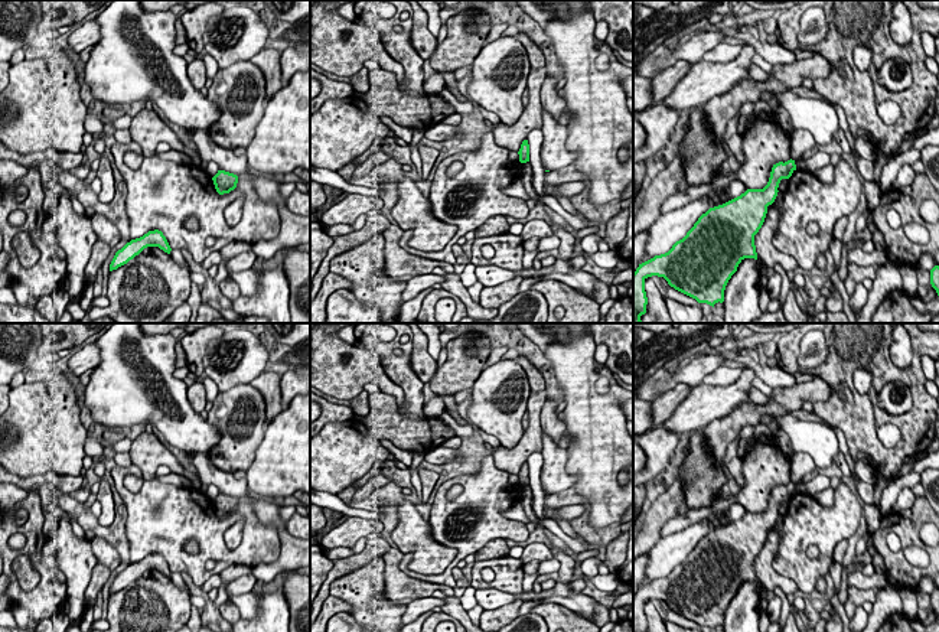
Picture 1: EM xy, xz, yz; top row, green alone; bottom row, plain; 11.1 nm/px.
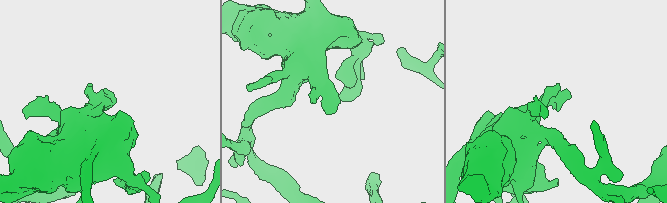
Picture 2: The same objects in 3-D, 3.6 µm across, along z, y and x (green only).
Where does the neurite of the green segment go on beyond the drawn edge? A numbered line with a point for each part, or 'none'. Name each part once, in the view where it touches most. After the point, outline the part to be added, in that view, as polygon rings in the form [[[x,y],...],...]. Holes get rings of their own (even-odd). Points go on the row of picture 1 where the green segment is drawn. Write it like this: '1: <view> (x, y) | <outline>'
none

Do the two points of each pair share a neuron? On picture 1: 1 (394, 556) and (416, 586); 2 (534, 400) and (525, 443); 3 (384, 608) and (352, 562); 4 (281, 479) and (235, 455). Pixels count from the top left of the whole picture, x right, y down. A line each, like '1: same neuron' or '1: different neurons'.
1: same neuron
2: same neuron
3: different neurons
4: different neurons

